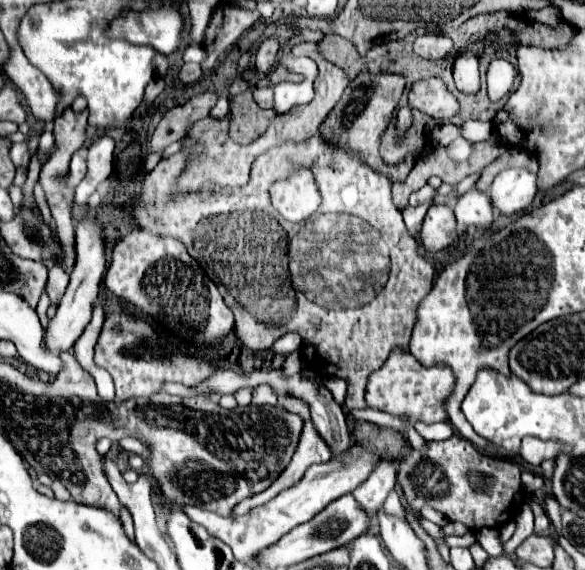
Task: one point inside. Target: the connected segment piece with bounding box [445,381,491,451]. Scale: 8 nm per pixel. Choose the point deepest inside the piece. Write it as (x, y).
(453, 403)

